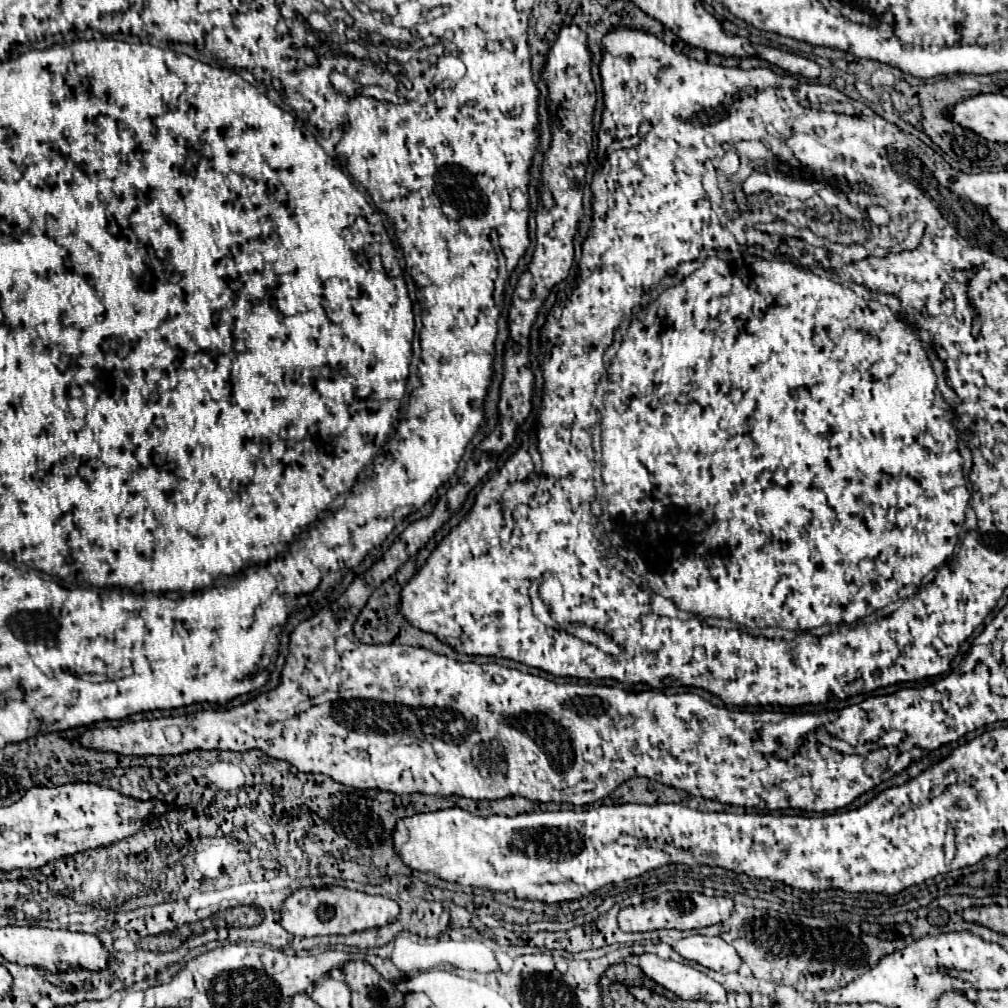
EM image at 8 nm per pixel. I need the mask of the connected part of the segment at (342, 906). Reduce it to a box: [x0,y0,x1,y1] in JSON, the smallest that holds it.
[282,887,400,937]

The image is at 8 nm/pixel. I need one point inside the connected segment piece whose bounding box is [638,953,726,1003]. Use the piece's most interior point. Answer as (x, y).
(688, 983)

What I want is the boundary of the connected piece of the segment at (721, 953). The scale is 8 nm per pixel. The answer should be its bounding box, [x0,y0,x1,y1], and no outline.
[674,935,742,973]

